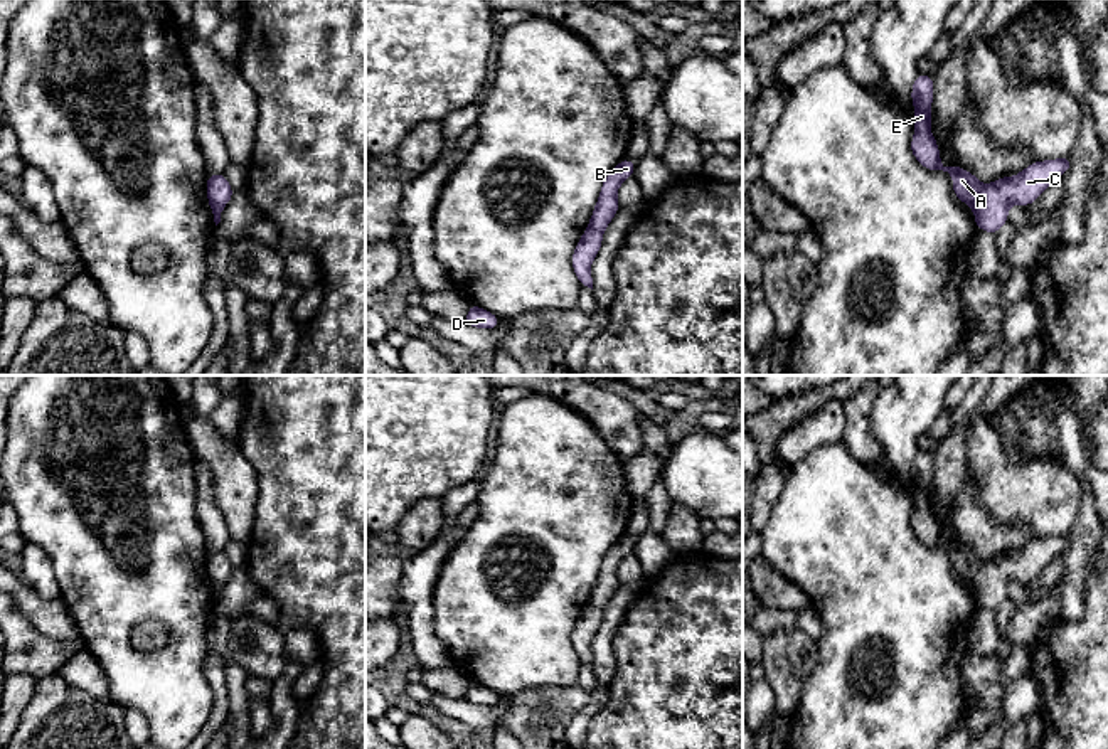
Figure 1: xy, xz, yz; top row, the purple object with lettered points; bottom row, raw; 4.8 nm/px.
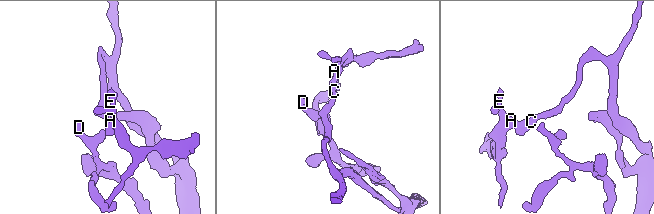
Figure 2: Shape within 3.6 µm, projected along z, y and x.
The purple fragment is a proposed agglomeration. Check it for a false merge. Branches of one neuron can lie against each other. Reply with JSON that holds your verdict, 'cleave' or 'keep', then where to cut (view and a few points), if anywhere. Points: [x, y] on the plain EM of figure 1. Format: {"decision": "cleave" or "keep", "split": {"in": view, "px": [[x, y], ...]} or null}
{"decision": "keep", "split": null}

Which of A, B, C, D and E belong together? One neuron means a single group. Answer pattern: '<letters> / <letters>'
A B C D E

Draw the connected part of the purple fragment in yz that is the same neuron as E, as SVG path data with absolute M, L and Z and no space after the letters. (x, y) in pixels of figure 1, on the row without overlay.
M919 449L913 459L914 512L911 529L926 547L943 547L953 554L955 572L973 586L975 601L995 611L1009 594L1012 581L1031 582L1037 574L1071 544L1071 535L1034 539L1015 554L1002 554L983 562L962 544L943 544L940 525L931 512L933 456Z

